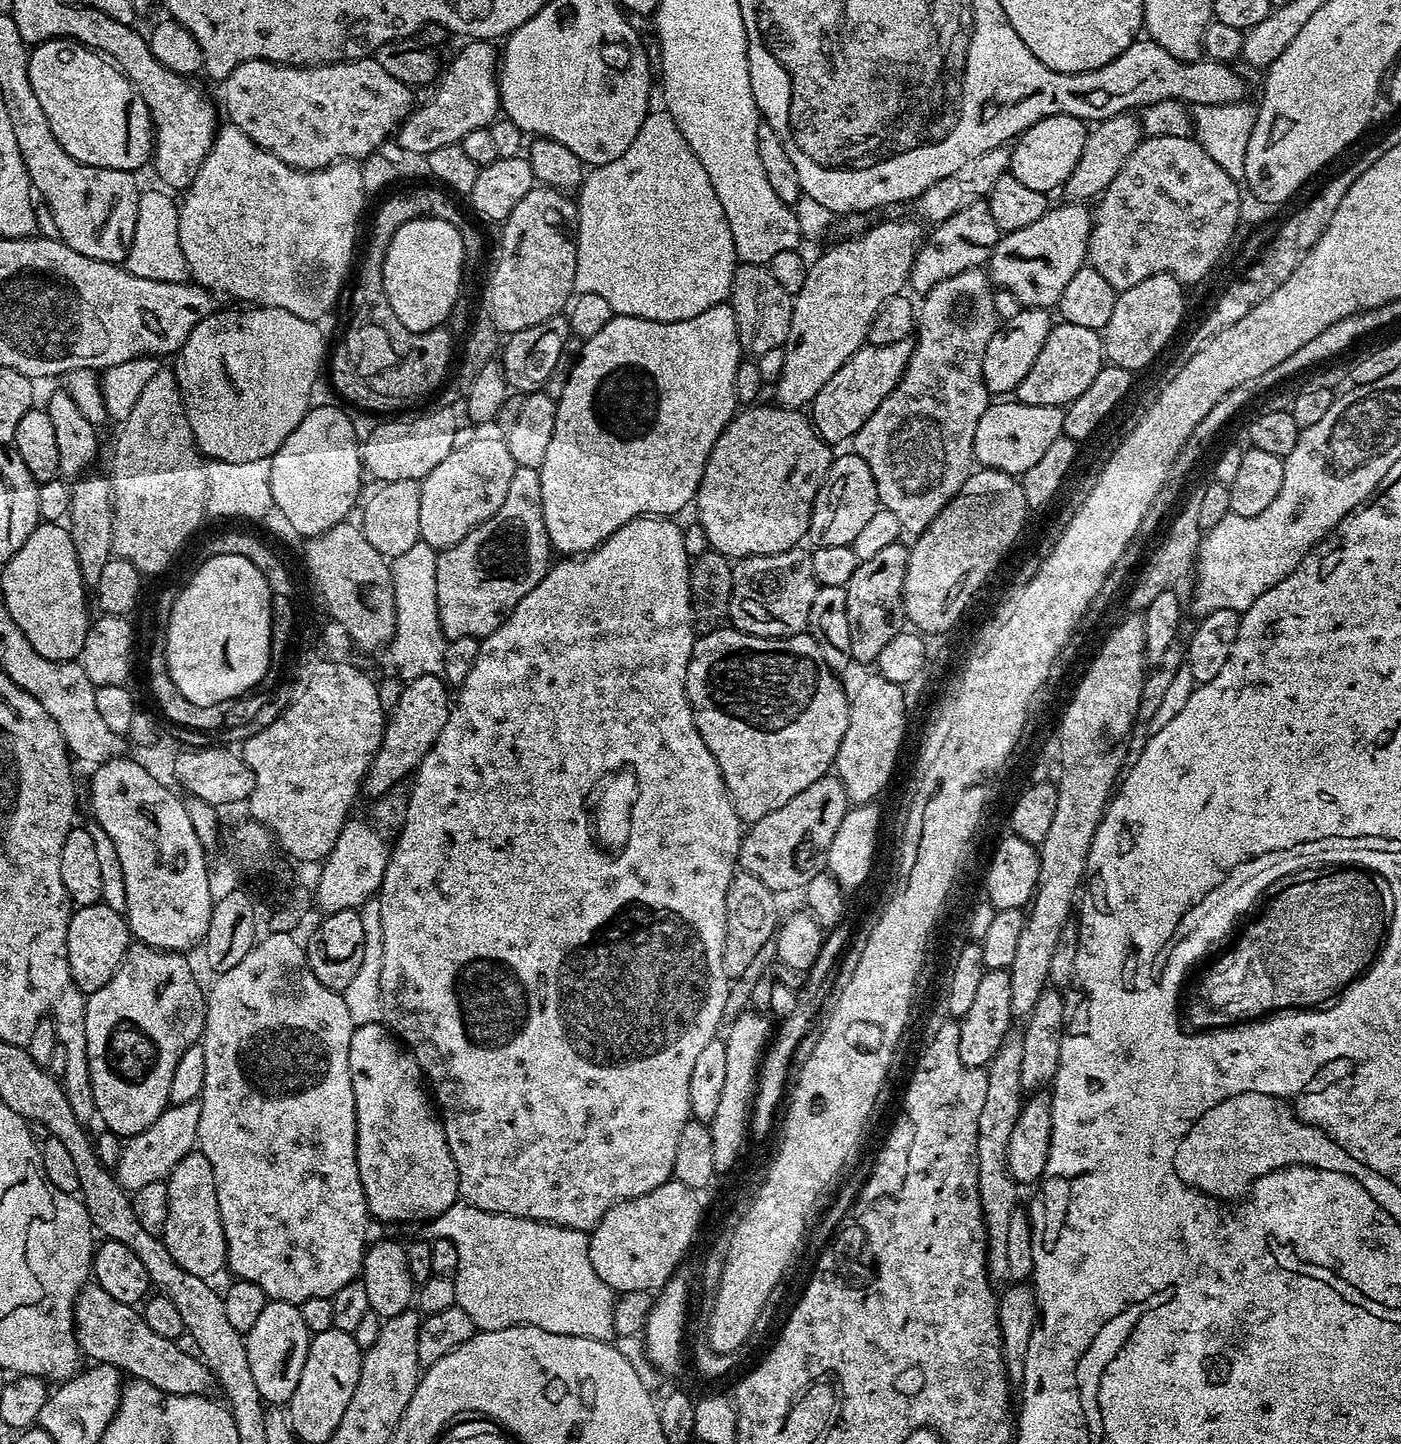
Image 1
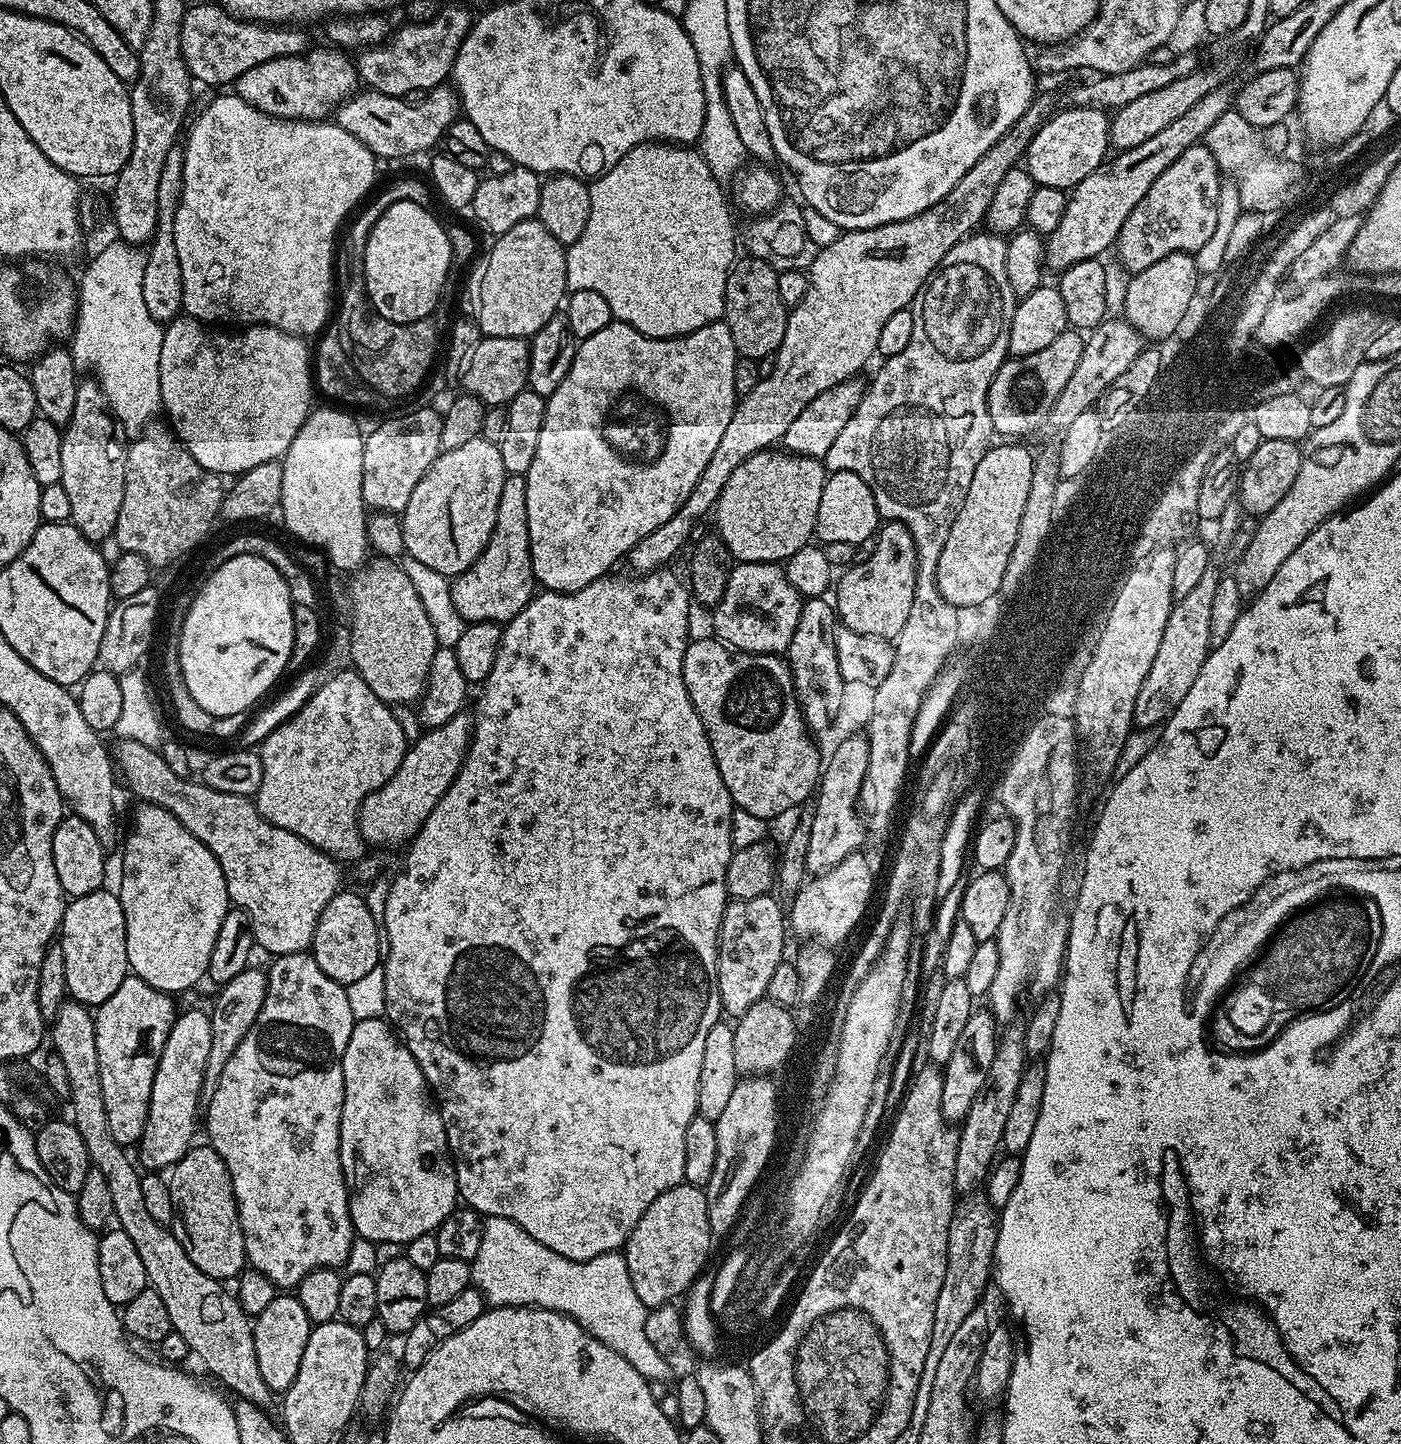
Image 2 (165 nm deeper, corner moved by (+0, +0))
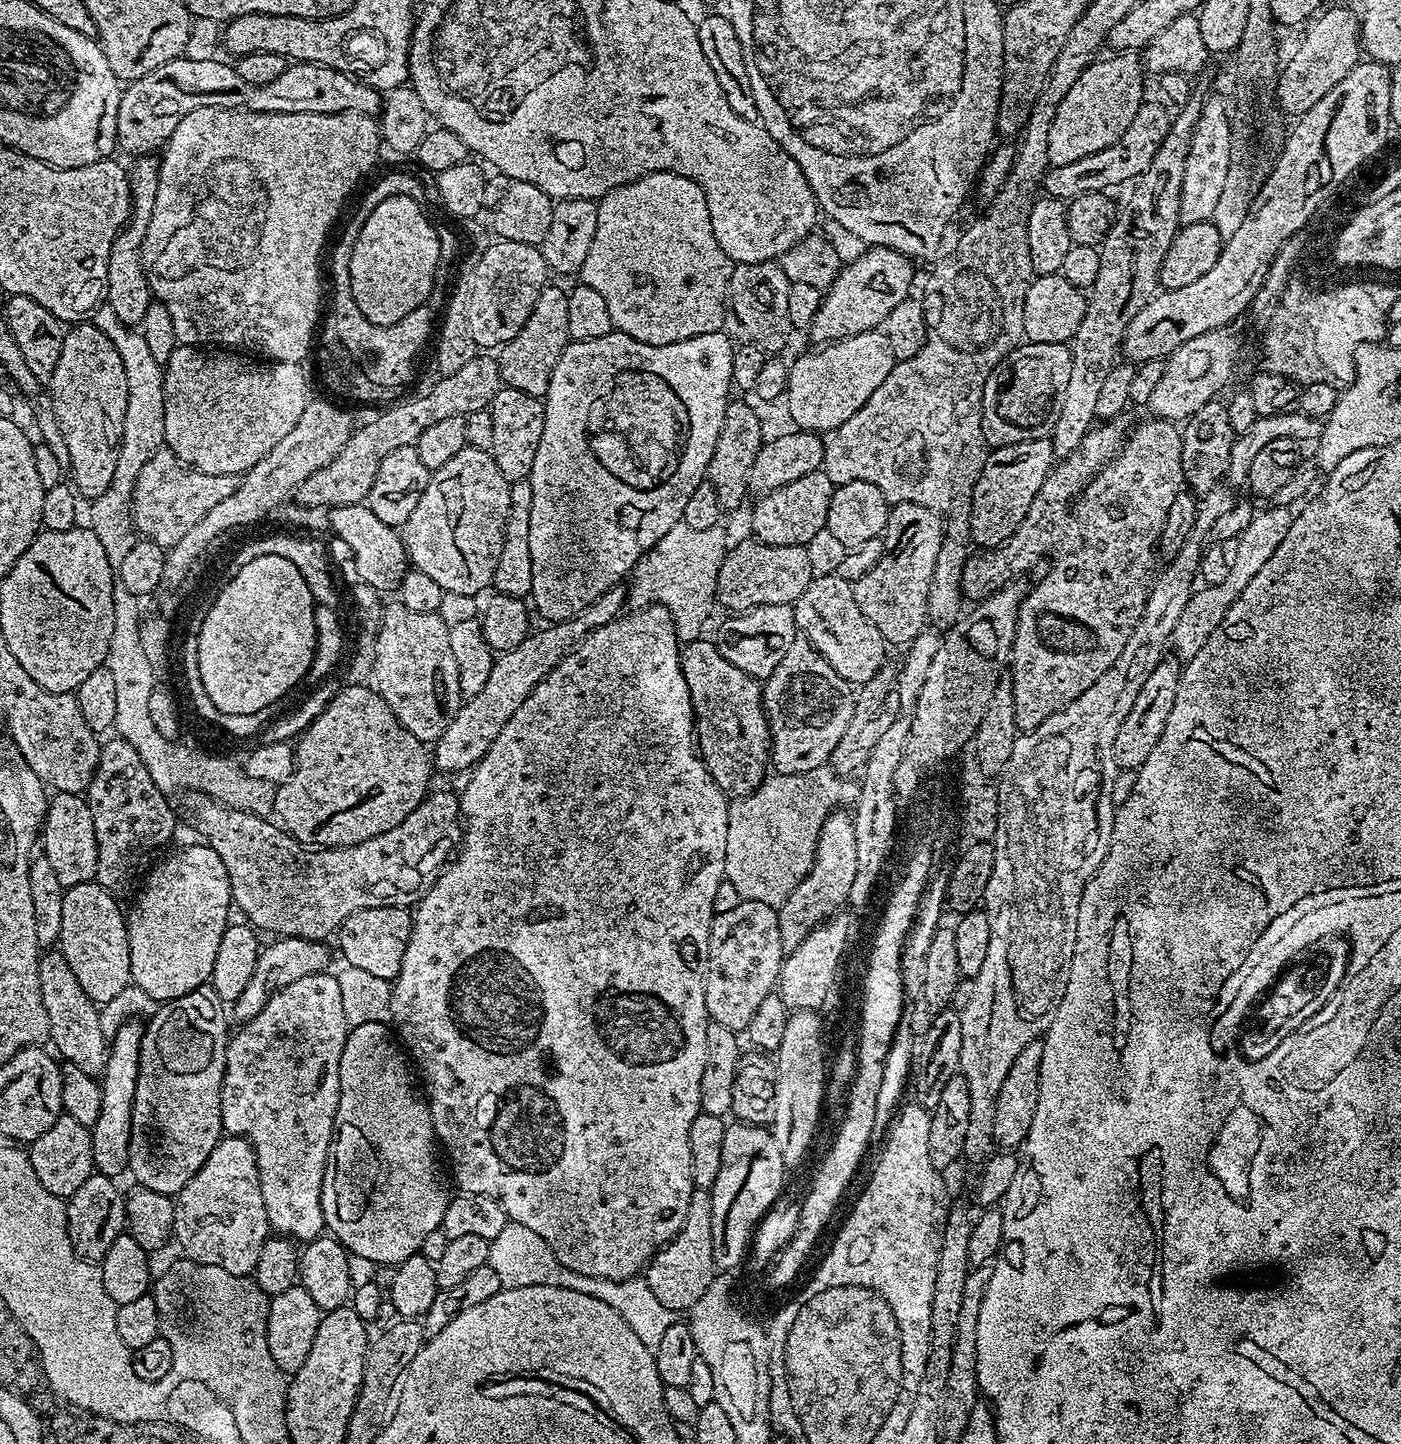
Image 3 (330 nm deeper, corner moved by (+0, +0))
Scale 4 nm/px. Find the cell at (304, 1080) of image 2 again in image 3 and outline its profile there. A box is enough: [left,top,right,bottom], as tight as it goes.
[220,971,350,1242]

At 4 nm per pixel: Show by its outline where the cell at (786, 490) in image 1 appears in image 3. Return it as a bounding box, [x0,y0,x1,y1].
[751,470,834,546]

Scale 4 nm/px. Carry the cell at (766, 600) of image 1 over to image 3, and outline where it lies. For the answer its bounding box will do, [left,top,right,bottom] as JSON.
[714,604,798,681]

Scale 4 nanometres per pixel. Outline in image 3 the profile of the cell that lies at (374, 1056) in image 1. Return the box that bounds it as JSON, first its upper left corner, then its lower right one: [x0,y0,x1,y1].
[322,1022,450,1266]

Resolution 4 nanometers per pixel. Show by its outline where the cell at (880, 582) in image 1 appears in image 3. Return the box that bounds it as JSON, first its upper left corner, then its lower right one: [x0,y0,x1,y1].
[851,502,945,646]

